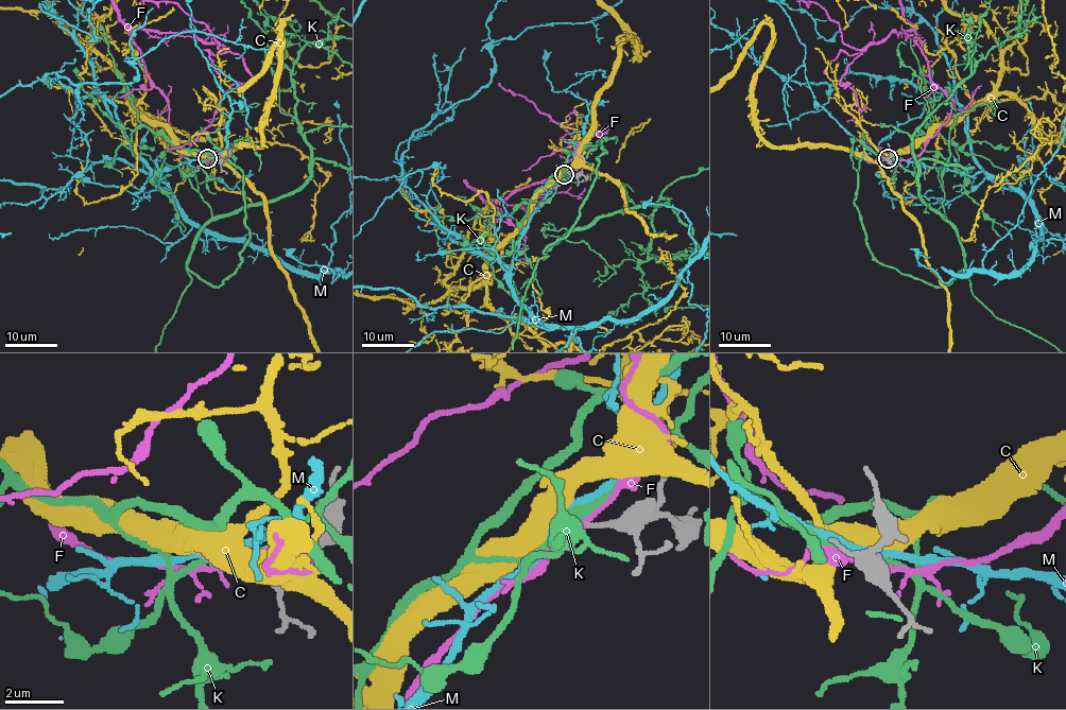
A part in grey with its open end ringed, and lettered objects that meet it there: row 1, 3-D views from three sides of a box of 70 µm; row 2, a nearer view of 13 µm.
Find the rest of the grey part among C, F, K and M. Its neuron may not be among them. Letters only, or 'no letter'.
no letter

